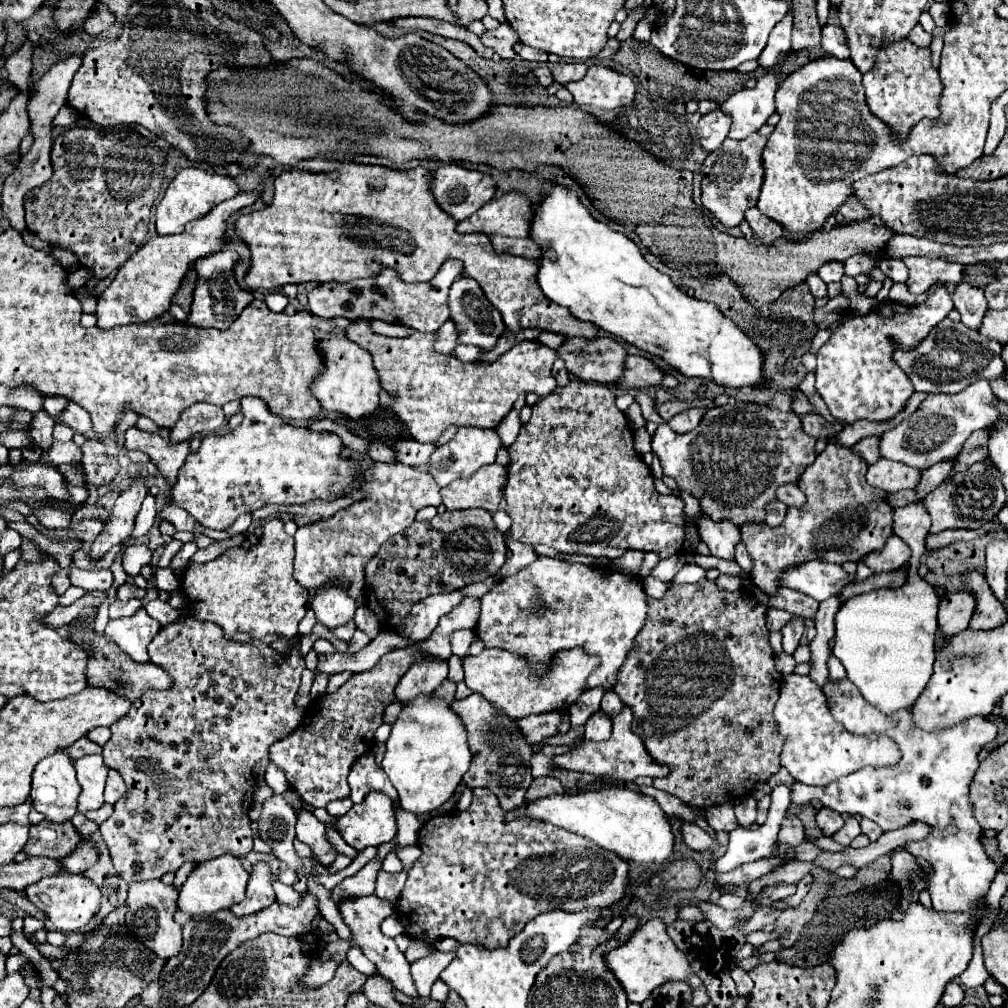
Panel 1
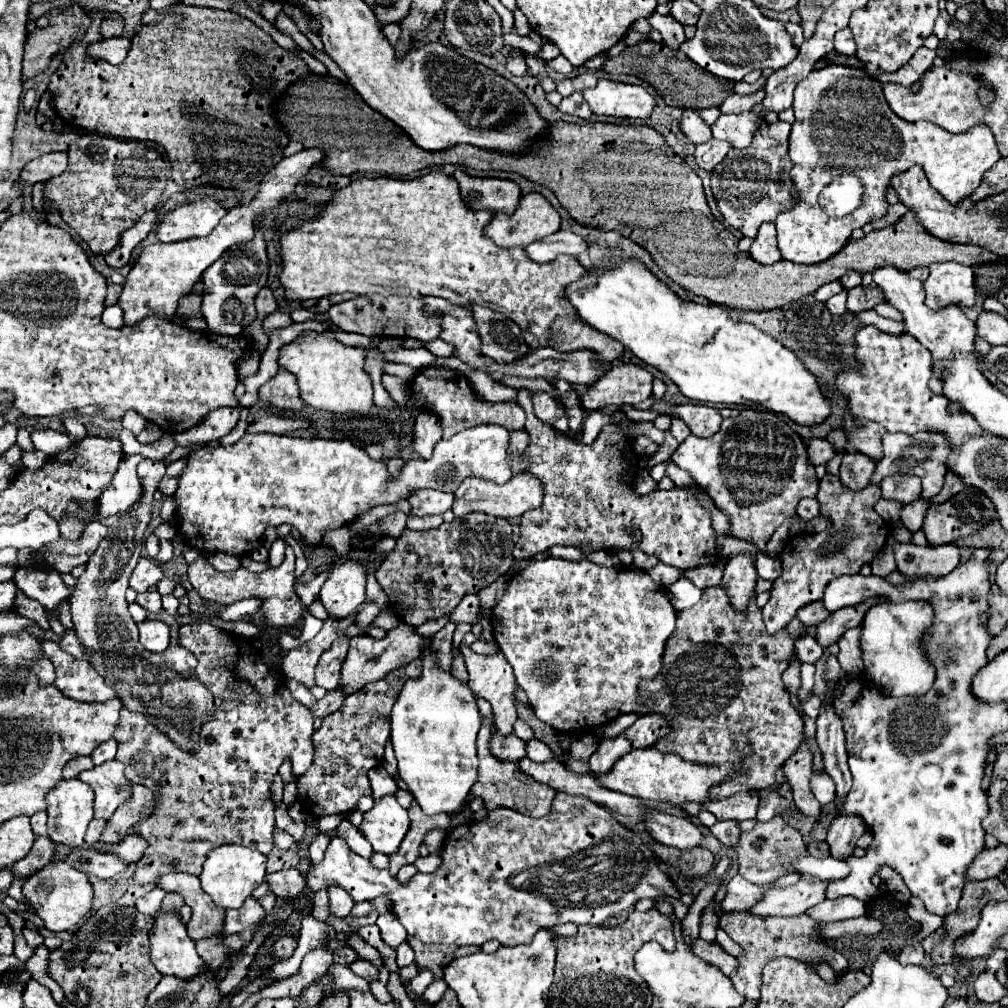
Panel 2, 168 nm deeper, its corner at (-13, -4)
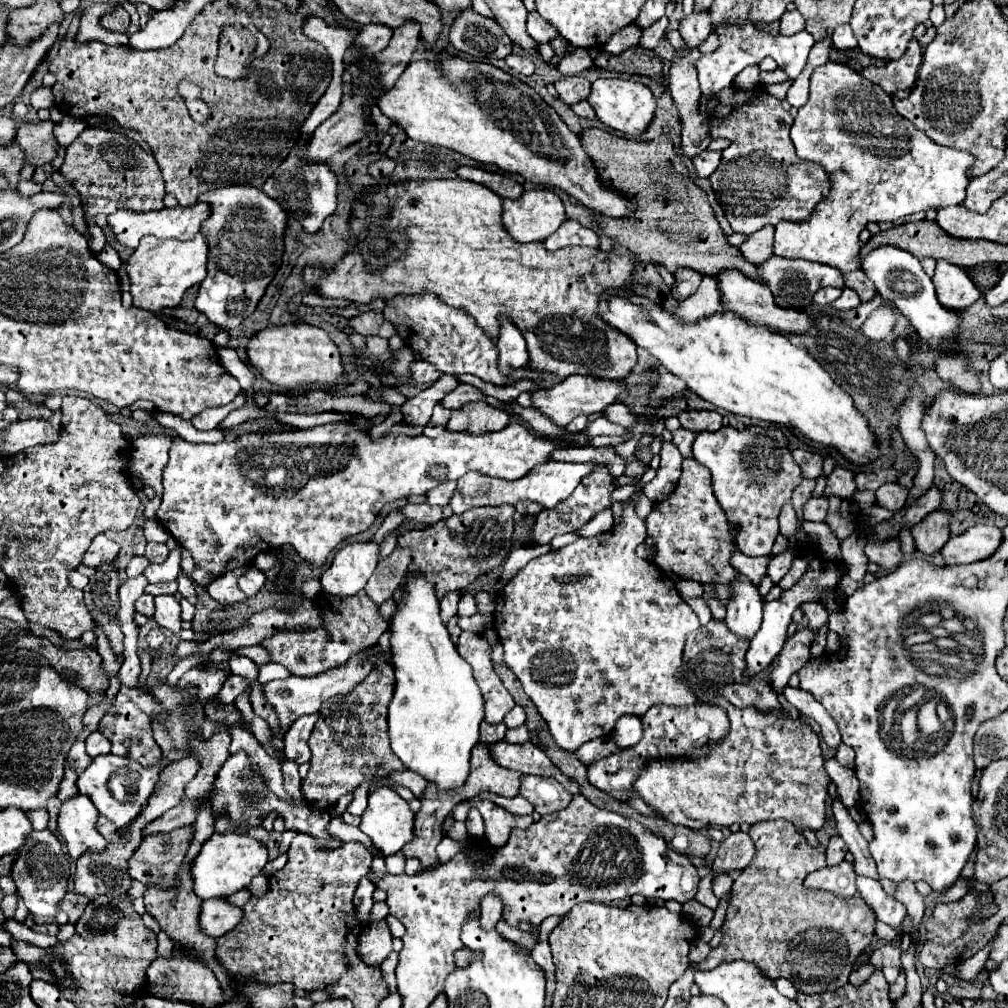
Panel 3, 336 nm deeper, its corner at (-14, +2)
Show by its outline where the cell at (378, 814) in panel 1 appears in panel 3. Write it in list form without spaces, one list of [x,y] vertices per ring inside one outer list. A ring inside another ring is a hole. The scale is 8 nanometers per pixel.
[[[382,786],[382,788],[372,790],[372,794],[368,794],[368,806],[366,806],[364,814],[362,814],[360,830],[372,838],[374,846],[384,856],[390,856],[390,854],[400,852],[404,844],[412,842],[412,834],[414,834],[414,812],[410,810],[408,802],[402,800],[392,788]]]

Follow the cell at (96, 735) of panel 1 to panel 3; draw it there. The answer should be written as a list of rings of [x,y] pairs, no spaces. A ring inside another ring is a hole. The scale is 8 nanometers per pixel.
[[[92,732],[88,738],[86,738],[86,752],[88,756],[96,758],[100,754],[108,754],[110,752],[110,742],[106,738],[102,738],[100,732]]]

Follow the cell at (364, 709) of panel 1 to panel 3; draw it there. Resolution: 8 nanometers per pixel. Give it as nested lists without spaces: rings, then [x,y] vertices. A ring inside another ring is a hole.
[[[378,662],[374,670],[350,694],[328,698],[318,712],[318,720],[308,738],[312,750],[310,770],[302,782],[302,794],[314,810],[330,810],[340,796],[352,792],[366,780],[386,778],[406,770],[400,758],[390,750],[388,738],[388,704],[394,692],[394,668],[388,662]]]

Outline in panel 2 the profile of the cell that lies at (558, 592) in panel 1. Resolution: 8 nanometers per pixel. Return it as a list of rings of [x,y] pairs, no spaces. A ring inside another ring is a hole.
[[[547,558],[547,560],[537,560],[523,572],[515,574],[501,598],[501,602],[493,608],[491,614],[493,620],[493,636],[503,650],[505,658],[513,666],[513,672],[517,676],[519,686],[527,692],[529,704],[533,706],[533,712],[539,720],[547,722],[555,730],[567,730],[567,732],[577,732],[577,730],[593,730],[595,726],[607,724],[609,720],[625,714],[625,712],[637,712],[643,714],[645,706],[637,702],[635,692],[639,686],[639,678],[653,678],[661,670],[661,654],[665,640],[671,636],[675,630],[675,608],[669,602],[669,596],[665,596],[663,588],[649,578],[647,572],[631,572],[631,570],[615,570],[615,568],[603,568],[597,566],[589,560],[579,560],[579,562],[569,562],[561,558]]]

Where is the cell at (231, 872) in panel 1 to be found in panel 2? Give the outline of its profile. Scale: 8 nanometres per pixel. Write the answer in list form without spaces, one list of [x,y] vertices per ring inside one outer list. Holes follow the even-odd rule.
[[[239,844],[219,846],[219,848],[209,852],[209,856],[207,856],[205,864],[203,864],[203,872],[199,876],[201,888],[211,896],[213,904],[217,904],[223,910],[241,908],[241,904],[263,882],[263,878],[265,878],[265,862],[267,862],[267,858],[261,852],[253,850],[253,848],[239,846]]]

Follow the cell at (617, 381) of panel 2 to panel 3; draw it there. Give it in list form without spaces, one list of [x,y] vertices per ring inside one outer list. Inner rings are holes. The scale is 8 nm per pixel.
[[[570,376],[564,382],[556,384],[550,390],[538,388],[532,390],[532,408],[536,408],[540,414],[544,414],[546,418],[550,418],[550,422],[554,426],[568,426],[576,416],[586,414],[598,414],[602,412],[606,406],[610,406],[614,402],[614,398],[626,390],[624,382],[610,382],[610,380],[594,380],[590,376]]]

